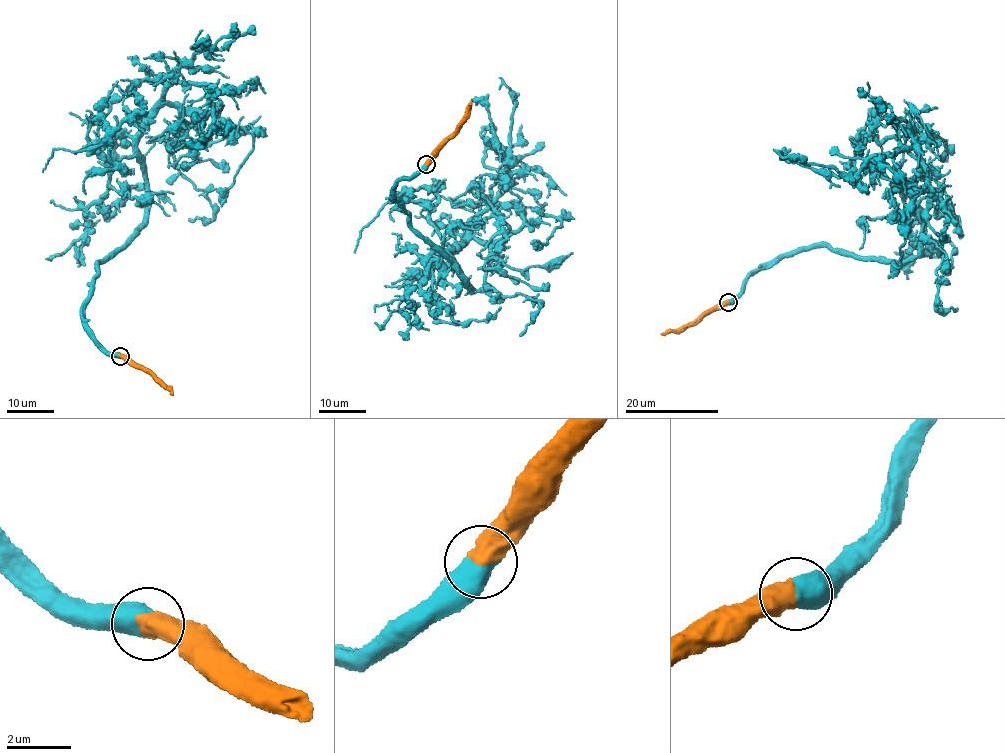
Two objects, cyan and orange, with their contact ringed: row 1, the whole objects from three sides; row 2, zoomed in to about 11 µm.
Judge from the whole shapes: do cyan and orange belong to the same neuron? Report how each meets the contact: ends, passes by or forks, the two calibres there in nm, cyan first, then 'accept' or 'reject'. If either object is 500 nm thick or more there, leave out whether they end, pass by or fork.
700/600 nm | accept

